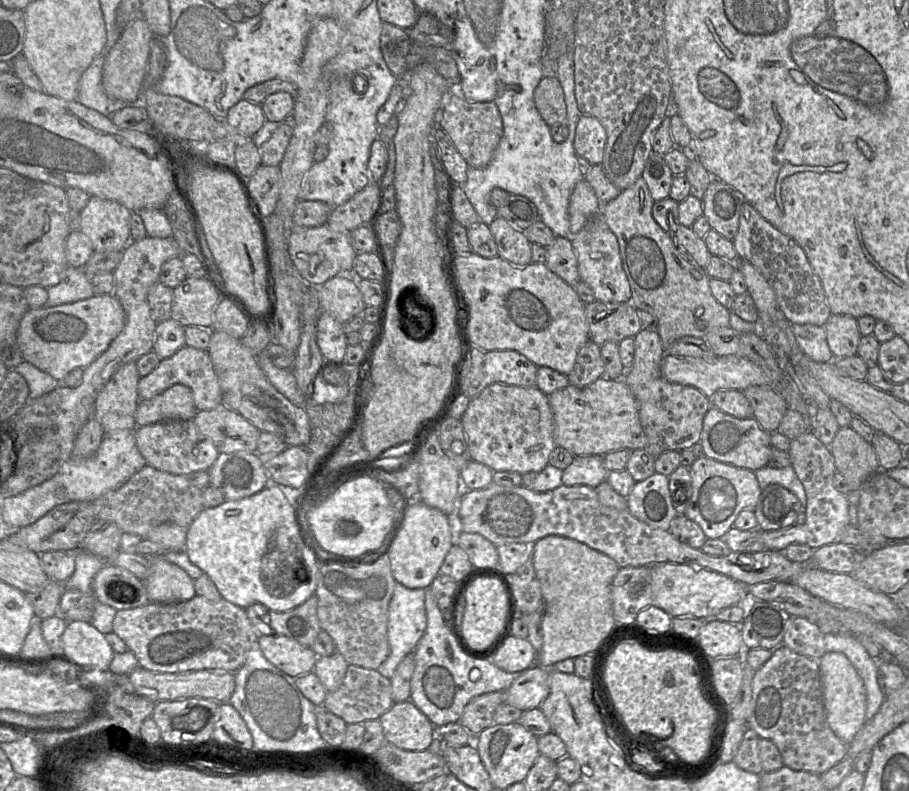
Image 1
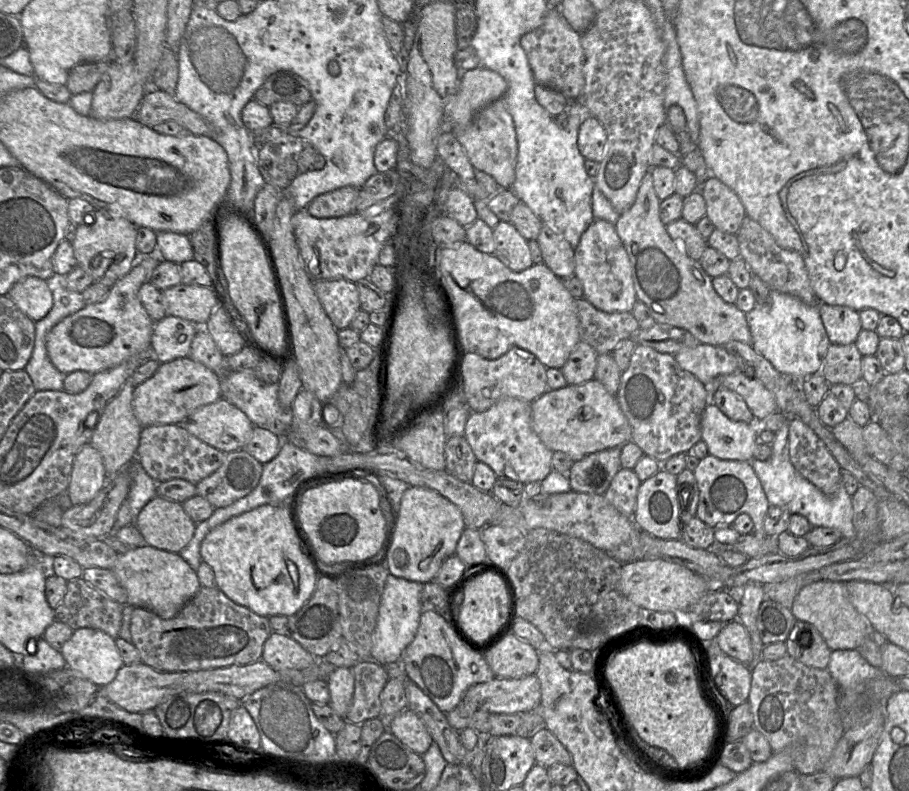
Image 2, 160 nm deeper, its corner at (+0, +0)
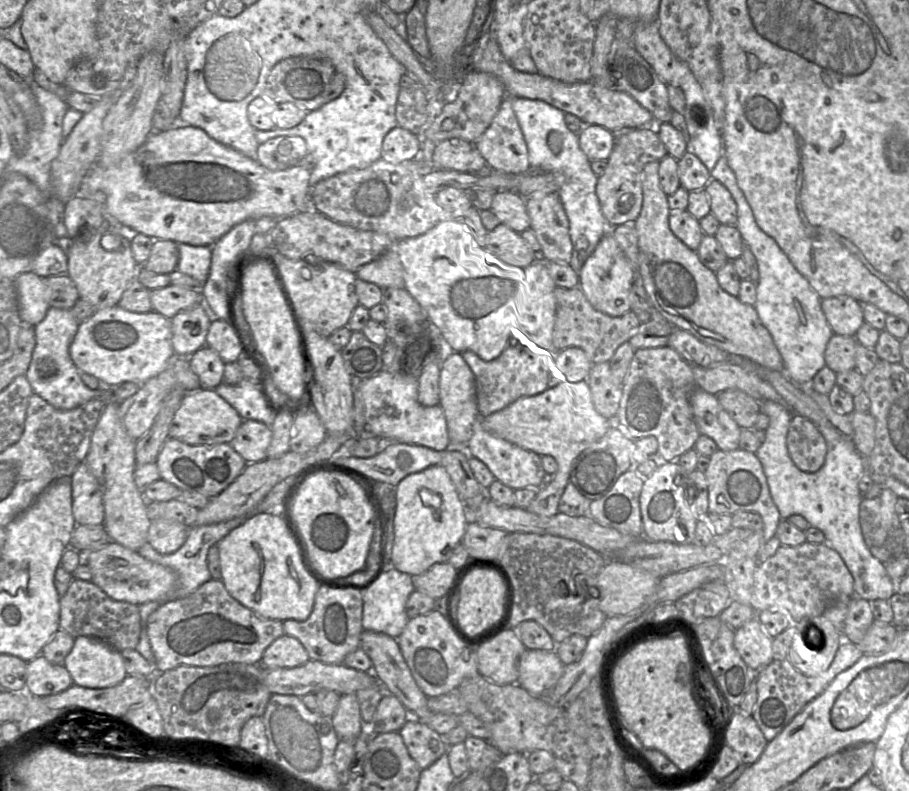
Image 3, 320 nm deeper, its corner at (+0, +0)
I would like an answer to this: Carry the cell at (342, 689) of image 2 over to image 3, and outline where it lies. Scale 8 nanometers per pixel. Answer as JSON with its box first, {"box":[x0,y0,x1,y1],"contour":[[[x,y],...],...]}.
{"box":[330,694,362,740],"contour":[[[356,694],[341,695],[336,711],[330,719],[339,739],[355,740],[362,729],[360,708]]]}

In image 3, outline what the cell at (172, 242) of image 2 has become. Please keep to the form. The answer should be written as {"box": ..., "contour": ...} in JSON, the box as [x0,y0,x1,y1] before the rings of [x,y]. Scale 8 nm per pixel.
{"box":[177,243,211,284],"contour":[[[178,243],[178,250],[179,260],[177,269],[204,284],[208,278],[211,266],[211,246]]]}

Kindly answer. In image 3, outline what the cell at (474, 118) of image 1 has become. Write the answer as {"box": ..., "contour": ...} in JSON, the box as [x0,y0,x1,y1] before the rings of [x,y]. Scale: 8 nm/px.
{"box":[474,95,530,174],"contour":[[[507,95],[501,102],[491,124],[474,144],[474,148],[495,172],[523,174],[530,169],[527,145],[512,109],[512,97]]]}

